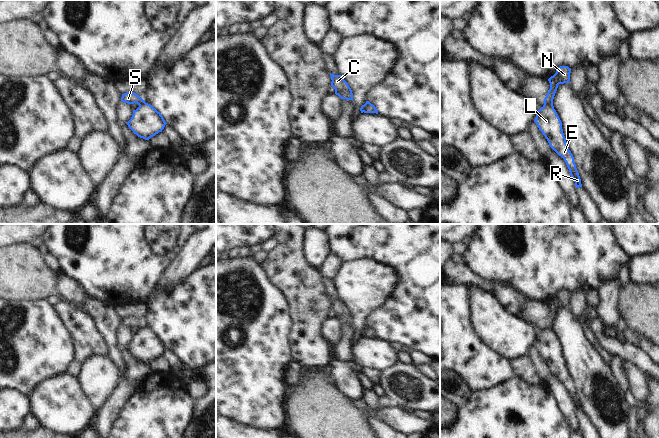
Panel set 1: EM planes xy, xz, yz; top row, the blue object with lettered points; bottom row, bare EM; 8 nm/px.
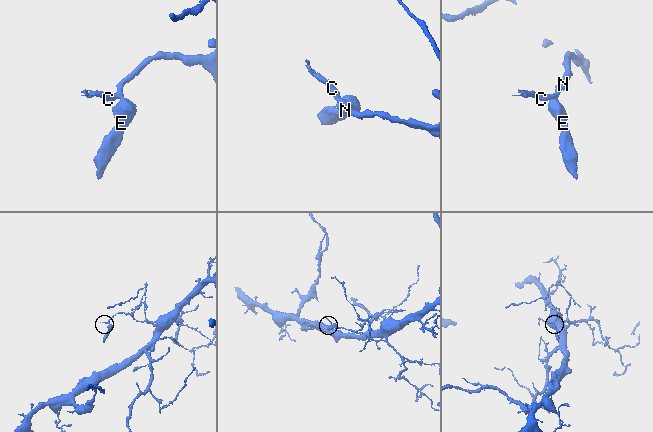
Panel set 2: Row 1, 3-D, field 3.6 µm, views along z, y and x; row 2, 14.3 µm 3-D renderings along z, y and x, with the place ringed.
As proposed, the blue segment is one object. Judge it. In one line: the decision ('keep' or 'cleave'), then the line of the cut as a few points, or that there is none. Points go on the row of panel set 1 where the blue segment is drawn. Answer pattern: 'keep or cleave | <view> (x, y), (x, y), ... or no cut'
cleave | yz (544, 103), (552, 104)

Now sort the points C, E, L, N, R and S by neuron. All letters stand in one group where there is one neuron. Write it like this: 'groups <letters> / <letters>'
groups C N S / E L R

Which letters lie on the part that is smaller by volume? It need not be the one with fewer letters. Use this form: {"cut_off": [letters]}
{"cut_off": ["E", "L", "R"]}

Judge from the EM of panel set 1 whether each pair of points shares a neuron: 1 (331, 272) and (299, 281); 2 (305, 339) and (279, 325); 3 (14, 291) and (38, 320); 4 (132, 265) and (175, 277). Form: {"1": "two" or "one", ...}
{"1": "two", "2": "two", "3": "two", "4": "two"}

